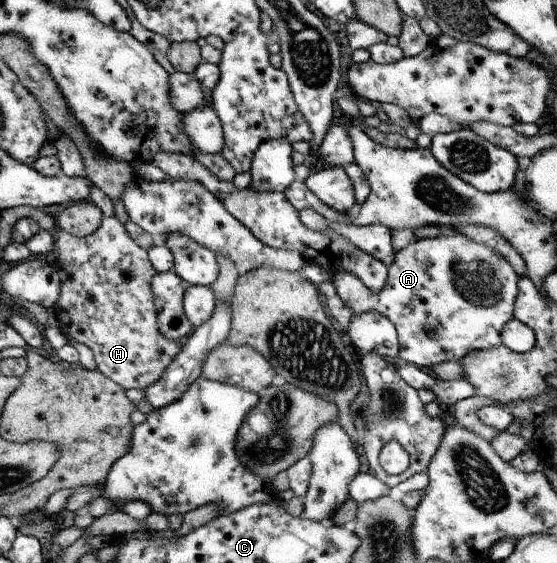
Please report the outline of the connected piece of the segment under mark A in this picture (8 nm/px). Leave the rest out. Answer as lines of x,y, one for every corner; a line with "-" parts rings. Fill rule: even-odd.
451,230
437,238
416,239
409,246
397,251
395,262
388,266
388,277
383,290
371,292
351,272
341,272
333,278
336,294
349,306
352,314
376,312
383,314
395,325
398,357
409,364
429,371
435,364
461,360
475,350
487,351
502,344
502,330
514,318
515,300
520,276
506,258
483,243
473,242
467,235

